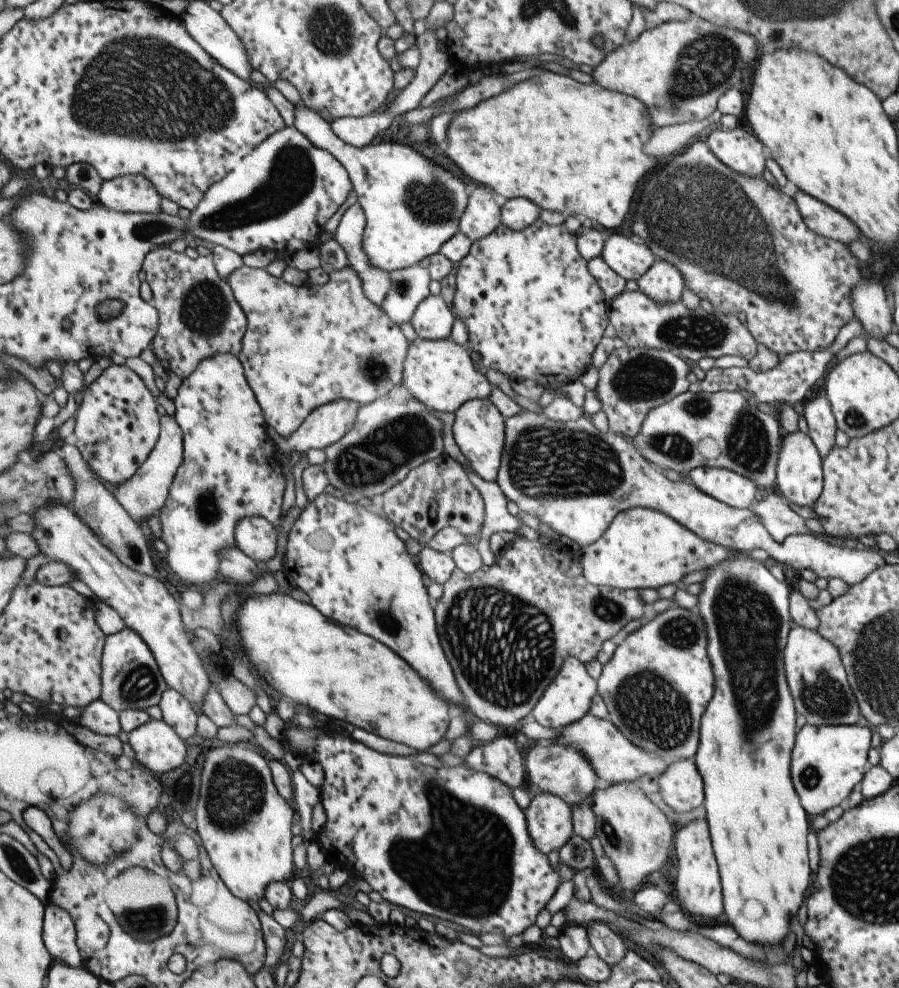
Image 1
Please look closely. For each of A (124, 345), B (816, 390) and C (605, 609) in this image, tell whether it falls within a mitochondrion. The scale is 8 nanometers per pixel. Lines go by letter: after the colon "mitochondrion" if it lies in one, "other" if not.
A: other
B: other
C: mitochondrion

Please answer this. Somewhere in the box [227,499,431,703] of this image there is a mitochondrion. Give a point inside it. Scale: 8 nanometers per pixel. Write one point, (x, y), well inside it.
(386, 620)

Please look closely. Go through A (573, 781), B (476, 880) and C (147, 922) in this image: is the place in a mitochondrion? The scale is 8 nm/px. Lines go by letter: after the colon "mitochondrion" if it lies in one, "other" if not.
A: other
B: mitochondrion
C: mitochondrion

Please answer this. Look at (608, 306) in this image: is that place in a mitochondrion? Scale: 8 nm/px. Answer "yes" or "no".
no

